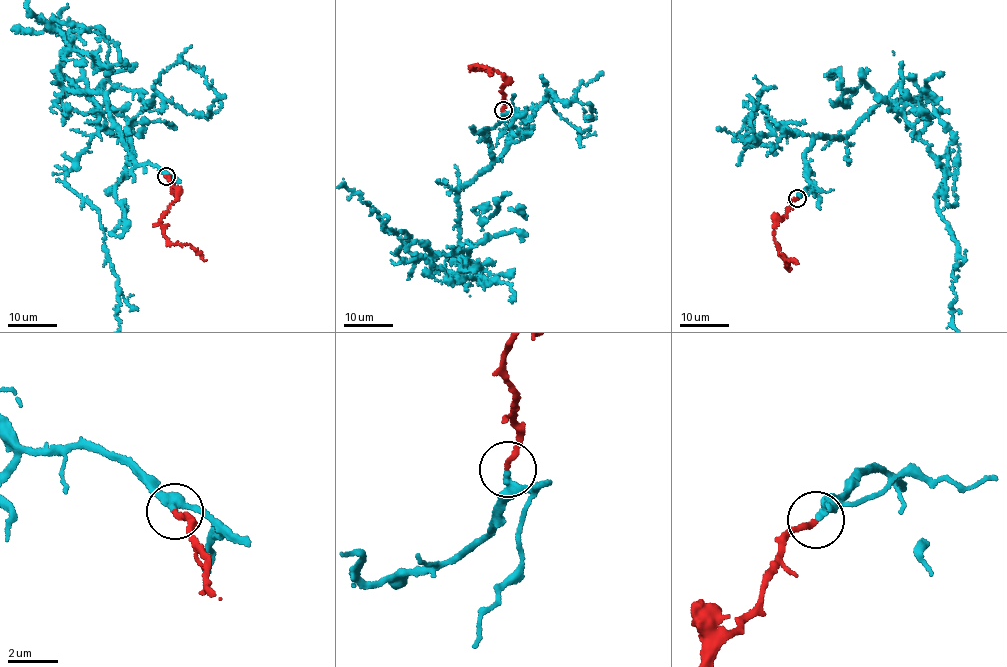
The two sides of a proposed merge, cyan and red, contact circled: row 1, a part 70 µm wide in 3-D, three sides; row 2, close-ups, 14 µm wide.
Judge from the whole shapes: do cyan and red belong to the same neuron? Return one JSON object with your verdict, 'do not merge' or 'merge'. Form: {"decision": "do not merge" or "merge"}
{"decision": "merge"}

